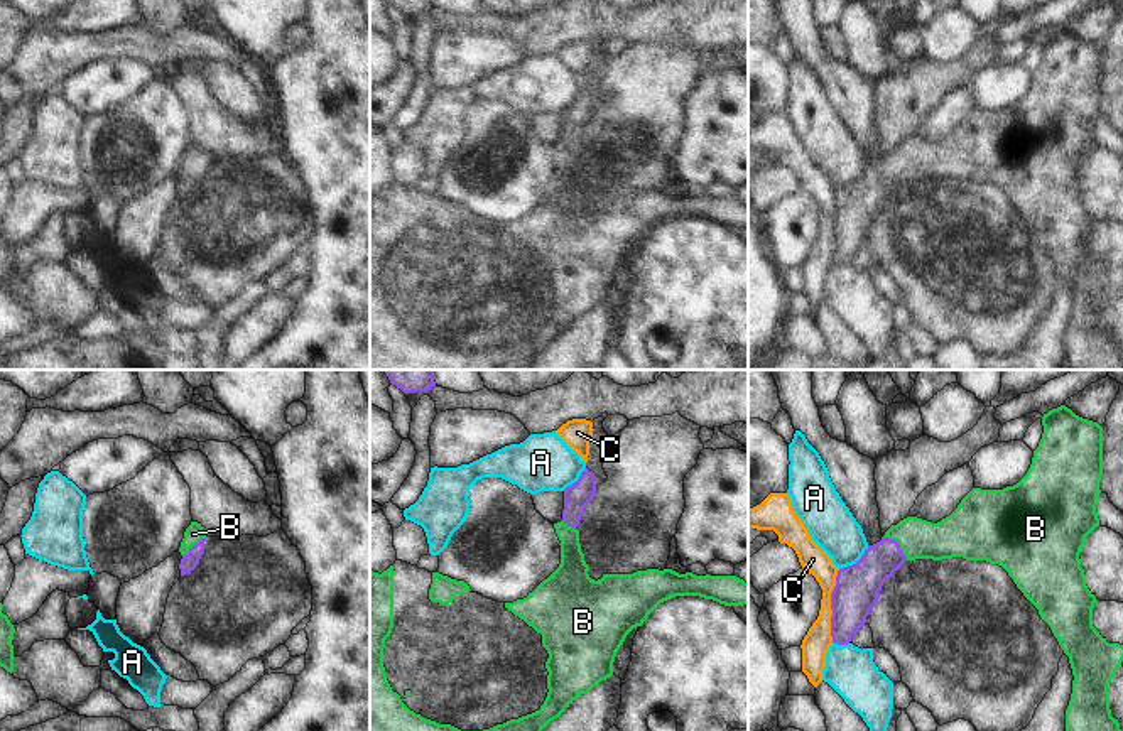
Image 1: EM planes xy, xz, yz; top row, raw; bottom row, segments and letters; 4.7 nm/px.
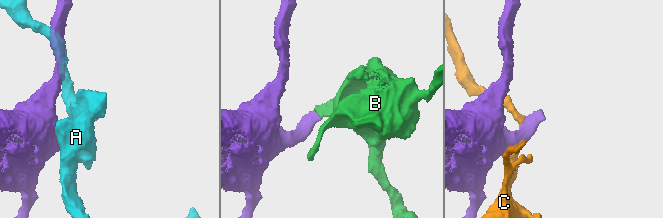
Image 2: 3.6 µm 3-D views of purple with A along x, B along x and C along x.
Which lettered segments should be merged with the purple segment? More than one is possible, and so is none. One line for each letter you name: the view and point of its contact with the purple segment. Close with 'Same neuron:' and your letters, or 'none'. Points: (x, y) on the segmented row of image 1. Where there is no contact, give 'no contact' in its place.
B: meets purple in yz at (897, 544)
Same neuron: B

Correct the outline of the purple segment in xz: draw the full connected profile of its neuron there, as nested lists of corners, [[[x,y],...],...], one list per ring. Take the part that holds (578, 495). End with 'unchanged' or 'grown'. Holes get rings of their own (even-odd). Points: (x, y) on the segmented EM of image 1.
[[[586,468],[579,479],[564,490],[562,520],[554,523],[561,540],[559,567],[527,598],[505,603],[508,611],[542,635],[542,647],[549,653],[545,662],[549,672],[547,697],[539,711],[483,731],[542,731],[581,694],[588,694],[601,680],[613,675],[613,662],[627,635],[642,626],[648,615],[670,598],[699,596],[724,606],[748,604],[748,582],[736,576],[696,576],[692,572],[679,574],[672,569],[647,569],[633,574],[603,574],[598,581],[591,579],[576,527],[594,493],[596,476]]] | grown

